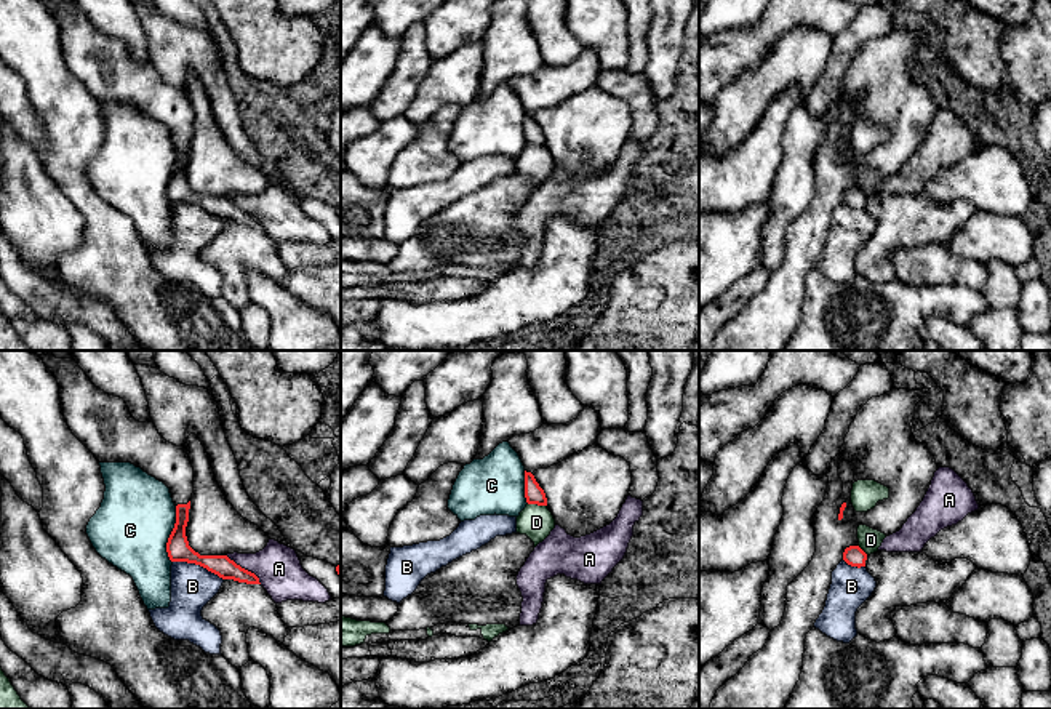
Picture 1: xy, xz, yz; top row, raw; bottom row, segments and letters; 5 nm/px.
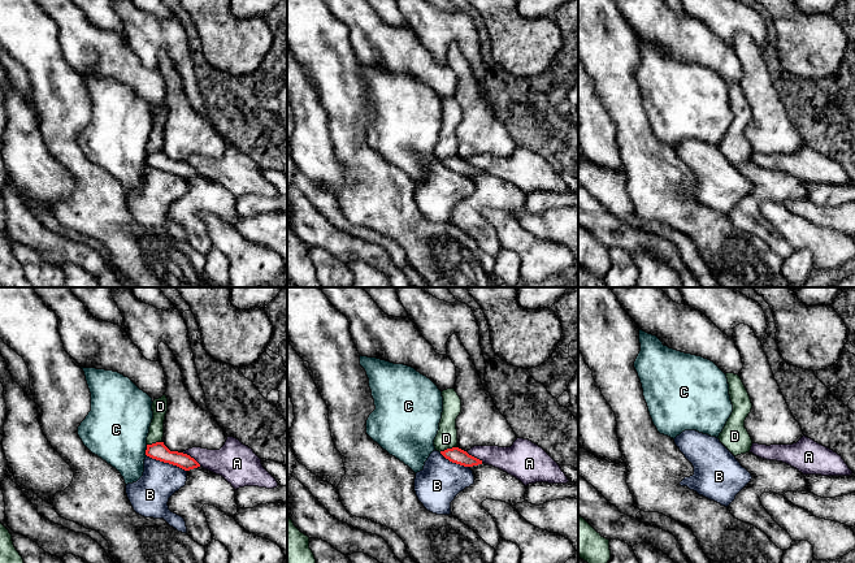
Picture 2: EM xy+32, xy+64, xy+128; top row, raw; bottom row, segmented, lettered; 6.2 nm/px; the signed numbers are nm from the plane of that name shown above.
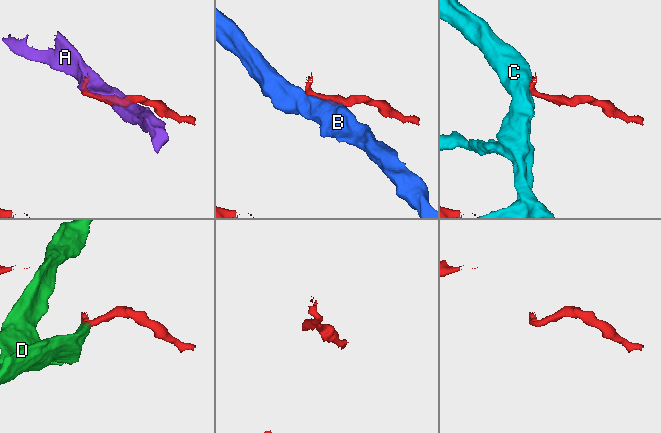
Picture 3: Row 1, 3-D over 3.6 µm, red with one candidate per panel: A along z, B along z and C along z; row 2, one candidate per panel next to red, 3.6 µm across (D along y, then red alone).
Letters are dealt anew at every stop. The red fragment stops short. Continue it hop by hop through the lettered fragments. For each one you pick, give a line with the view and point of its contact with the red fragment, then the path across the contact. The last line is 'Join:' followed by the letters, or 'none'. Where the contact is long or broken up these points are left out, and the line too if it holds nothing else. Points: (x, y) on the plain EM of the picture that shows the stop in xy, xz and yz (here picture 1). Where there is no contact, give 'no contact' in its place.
Join: none

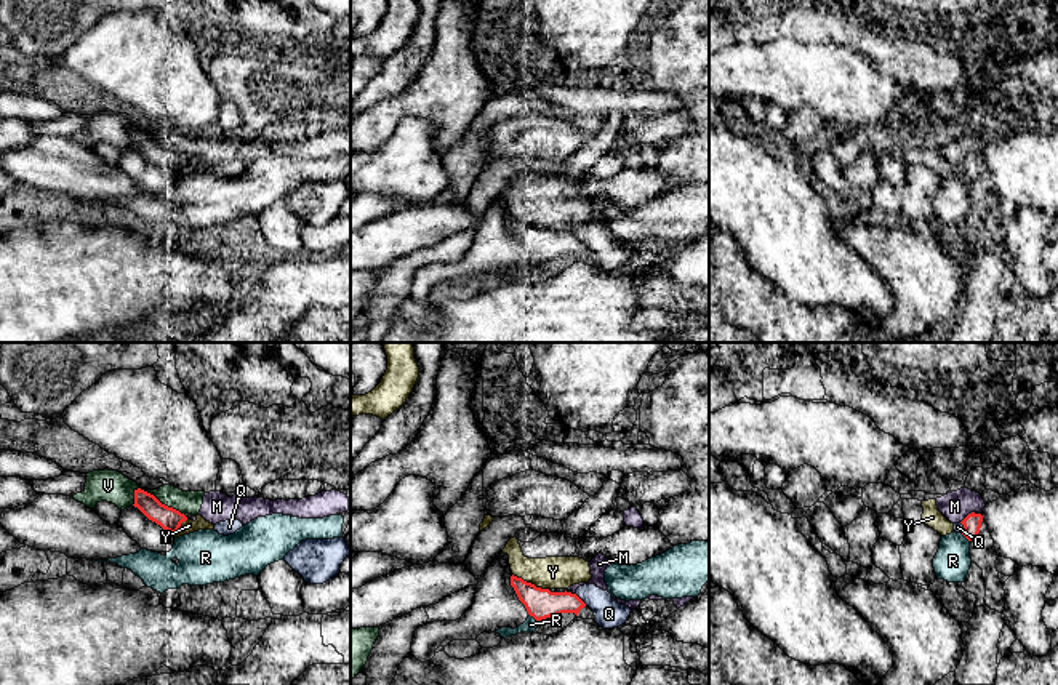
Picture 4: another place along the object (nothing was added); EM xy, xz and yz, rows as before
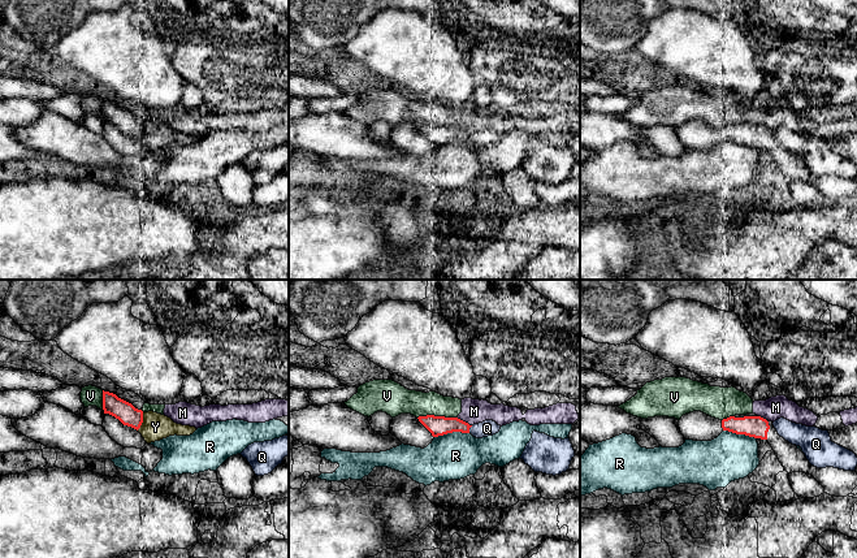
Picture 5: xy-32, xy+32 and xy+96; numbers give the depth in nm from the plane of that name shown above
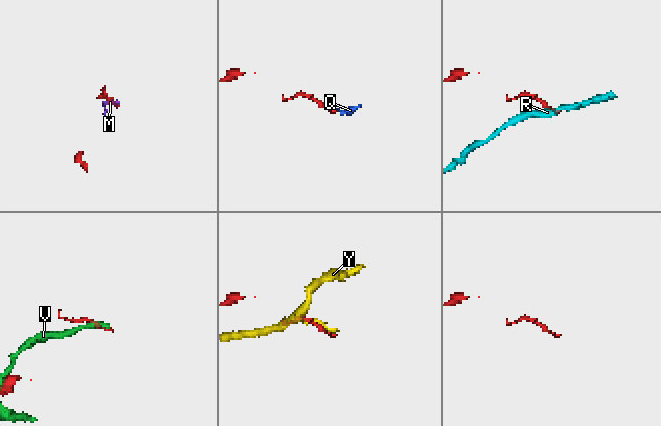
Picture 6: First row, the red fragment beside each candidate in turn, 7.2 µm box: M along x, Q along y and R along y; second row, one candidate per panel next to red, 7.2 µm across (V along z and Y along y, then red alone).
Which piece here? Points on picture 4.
Join: none

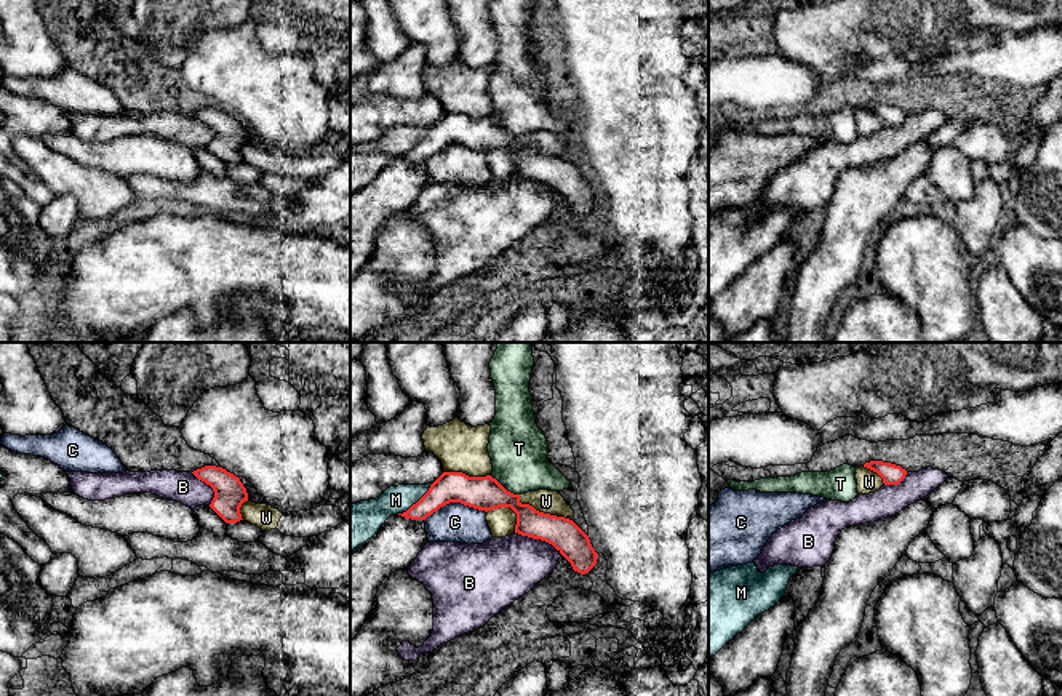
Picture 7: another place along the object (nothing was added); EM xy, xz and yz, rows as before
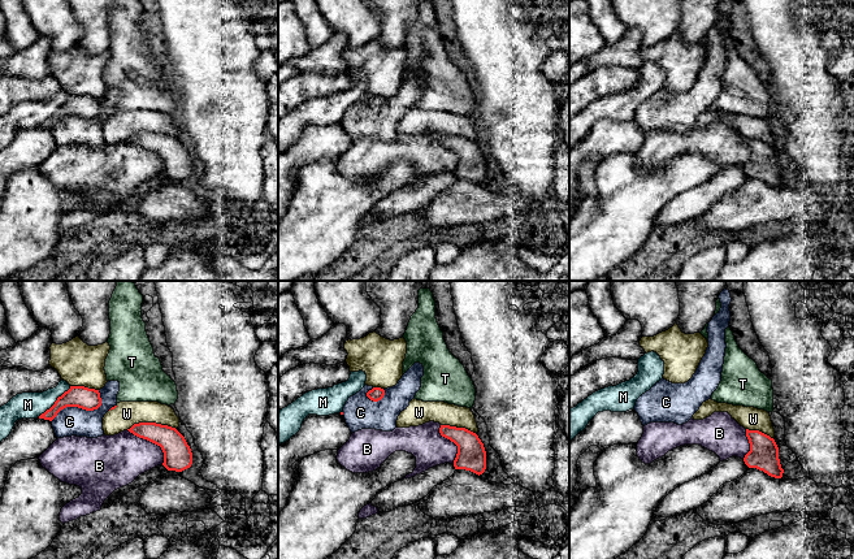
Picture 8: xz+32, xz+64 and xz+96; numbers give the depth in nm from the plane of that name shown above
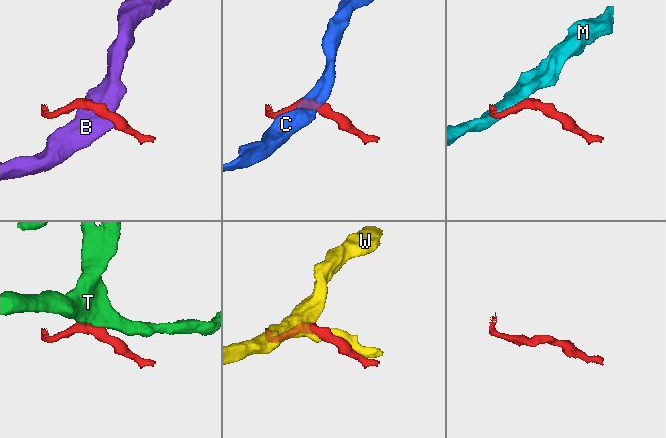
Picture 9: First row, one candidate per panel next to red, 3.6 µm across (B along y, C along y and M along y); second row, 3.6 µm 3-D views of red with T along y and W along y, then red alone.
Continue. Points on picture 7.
Join: none

